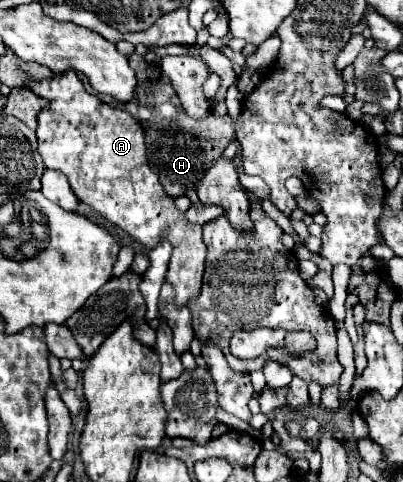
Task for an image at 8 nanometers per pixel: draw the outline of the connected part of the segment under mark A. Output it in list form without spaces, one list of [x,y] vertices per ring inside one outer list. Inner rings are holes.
[[[74,70],[53,79],[31,81],[31,91],[47,99],[47,107],[39,113],[39,153],[47,169],[61,171],[77,195],[95,213],[123,229],[145,249],[157,247],[161,237],[169,237],[173,243],[173,255],[165,281],[175,285],[179,299],[175,307],[185,307],[203,283],[205,269],[205,243],[201,229],[191,225],[185,215],[175,207],[175,201],[165,195],[157,175],[147,165],[147,149],[143,141],[143,129],[127,111],[103,105],[95,95],[87,93]],[[199,285],[199,287],[193,287]]]

